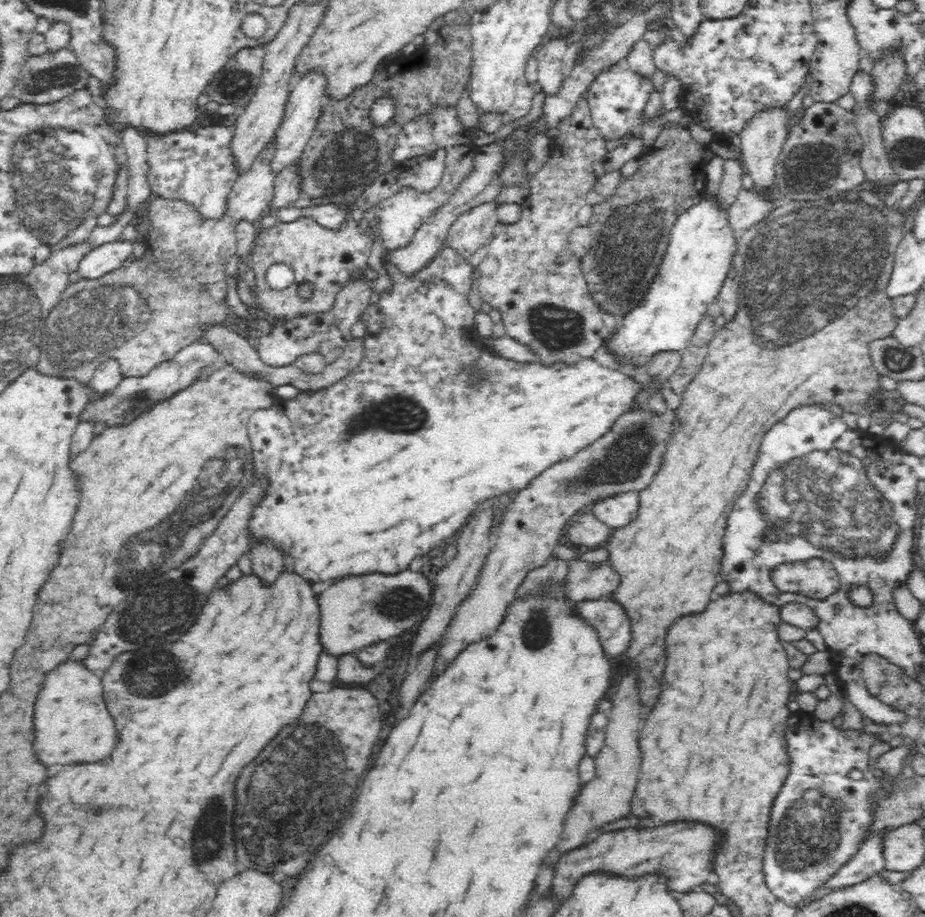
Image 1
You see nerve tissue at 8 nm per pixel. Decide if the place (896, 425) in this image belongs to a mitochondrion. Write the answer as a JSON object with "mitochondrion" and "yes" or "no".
{"mitochondrion":"no"}

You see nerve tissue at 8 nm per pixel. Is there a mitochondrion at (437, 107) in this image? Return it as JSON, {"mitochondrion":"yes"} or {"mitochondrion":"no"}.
{"mitochondrion":"no"}

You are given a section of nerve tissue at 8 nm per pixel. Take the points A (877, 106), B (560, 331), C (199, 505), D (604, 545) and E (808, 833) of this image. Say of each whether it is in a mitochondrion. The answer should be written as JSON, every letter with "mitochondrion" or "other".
{"A":"other","B":"mitochondrion","C":"mitochondrion","D":"other","E":"mitochondrion"}

